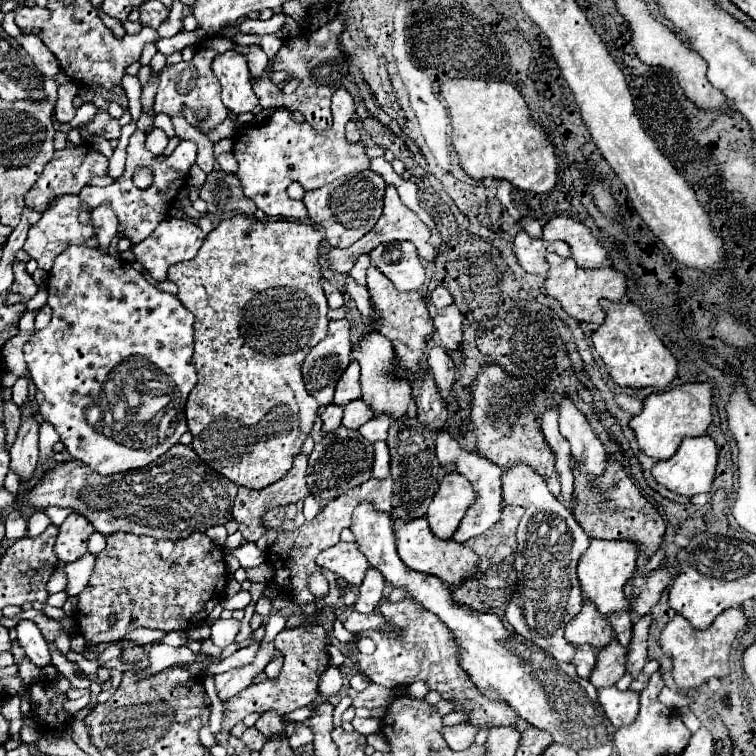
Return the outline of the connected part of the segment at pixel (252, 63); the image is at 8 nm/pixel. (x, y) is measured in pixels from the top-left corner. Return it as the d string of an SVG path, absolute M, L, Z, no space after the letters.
M249 46L249 54L247 54L245 58L247 58L247 62L249 62L249 70L251 70L253 78L261 76L263 70L265 70L265 66L267 66L267 62L269 62L269 58L267 58L267 54L261 50L261 46Z

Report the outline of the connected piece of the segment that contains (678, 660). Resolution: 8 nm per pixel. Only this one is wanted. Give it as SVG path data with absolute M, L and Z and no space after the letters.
M739 608L721 612L707 630L695 630L683 616L675 616L661 632L659 644L663 652L673 660L673 678L679 688L695 688L709 678L729 676L729 650L735 634L745 626L745 614Z

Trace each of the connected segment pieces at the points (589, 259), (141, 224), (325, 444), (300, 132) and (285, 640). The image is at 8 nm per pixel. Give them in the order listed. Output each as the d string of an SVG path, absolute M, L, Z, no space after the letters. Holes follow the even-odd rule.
M557 216L543 226L545 240L563 240L571 248L571 258L581 268L601 268L609 262L607 252L591 236L591 232L577 220Z
M137 130L137 132L133 132L129 148L127 148L125 172L123 175L114 180L111 186L105 186L105 188L85 186L79 196L81 196L83 204L89 210L97 208L103 202L109 202L111 208L115 210L117 218L119 218L119 236L131 240L133 244L137 244L137 242L145 240L157 228L157 224L163 222L169 216L169 210L171 210L173 200L175 200L173 194L179 194L179 190L185 188L185 180L187 180L189 168L195 164L195 156L197 156L197 144L191 142L191 140L182 140L173 153L161 162L161 160L157 160L157 156L153 156L145 148L145 132ZM141 166L149 166L155 172L155 182L153 182L155 186L151 186L147 190L139 190L133 184L133 172L137 168L141 168Z
M321 420L315 422L313 432L315 450L309 454L309 468L307 468L307 484L315 498L331 500L335 496L341 496L349 488L349 480L369 480L373 476L373 460L375 450L369 440L365 440L357 430L349 428L337 428L333 434L321 432Z
M339 88L333 94L333 128L319 132L311 124L297 124L291 120L287 108L279 108L261 128L255 128L255 134L249 134L249 126L237 130L233 138L233 154L239 162L237 178L241 180L243 194L251 198L259 210L267 216L285 216L293 220L305 220L307 208L303 202L291 200L287 188L293 182L299 182L305 190L315 190L325 186L341 176L357 174L369 168L369 156L365 154L363 142L349 144L345 140L345 124L355 112L353 98L347 90Z
M307 624L307 626L295 628L295 630L283 630L275 638L275 648L281 650L283 654L287 654L281 674L275 680L263 680L261 684L245 688L243 692L239 692L239 696L233 696L227 702L223 726L221 726L219 734L229 732L237 722L241 722L251 712L261 714L261 712L273 710L277 714L287 714L287 712L293 712L301 706L311 704L319 696L319 676L329 664L325 628L319 624Z

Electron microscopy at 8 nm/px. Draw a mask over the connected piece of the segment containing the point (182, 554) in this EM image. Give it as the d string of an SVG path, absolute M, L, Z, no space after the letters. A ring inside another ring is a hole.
M117 532L107 536L107 546L95 558L95 568L85 590L77 596L75 622L85 644L119 642L135 628L161 628L165 632L187 630L193 624L205 622L209 612L225 596L227 568L223 560L223 548L215 544L207 534L195 532L185 540L151 540L149 536L135 536ZM115 616L115 622L109 618Z

